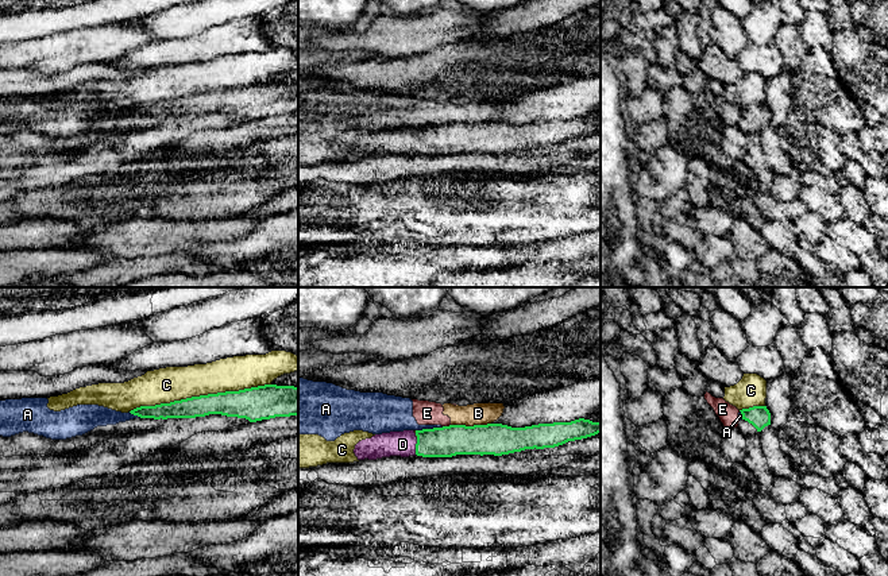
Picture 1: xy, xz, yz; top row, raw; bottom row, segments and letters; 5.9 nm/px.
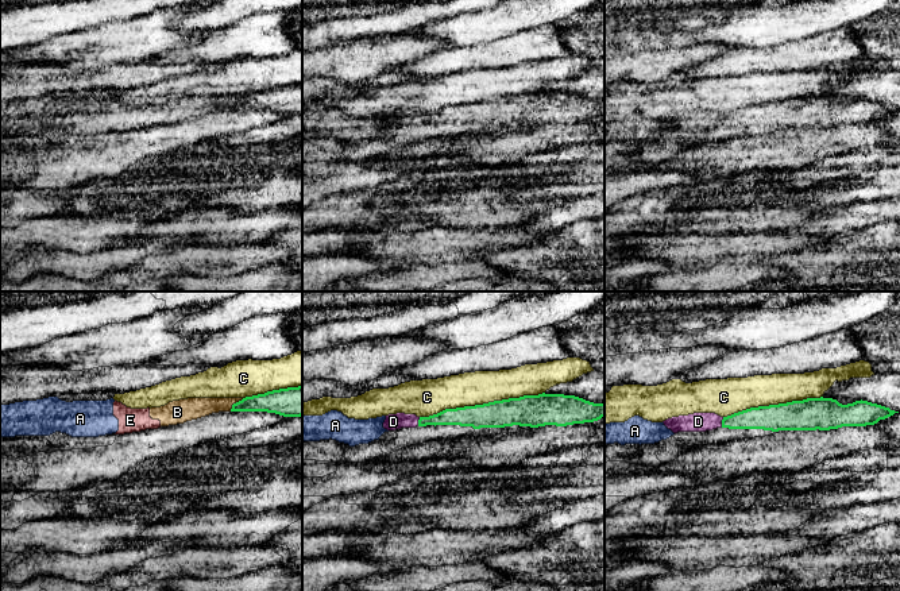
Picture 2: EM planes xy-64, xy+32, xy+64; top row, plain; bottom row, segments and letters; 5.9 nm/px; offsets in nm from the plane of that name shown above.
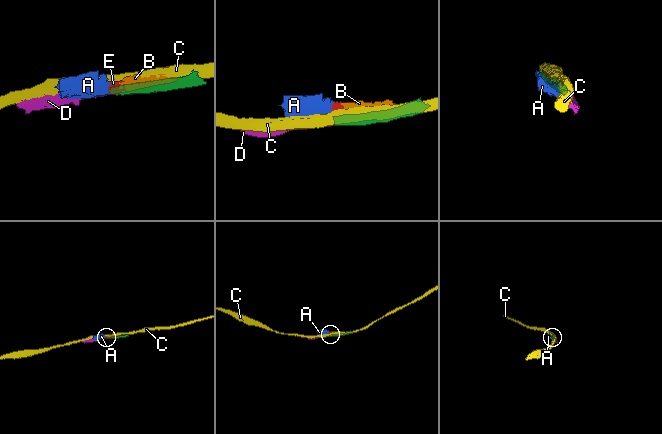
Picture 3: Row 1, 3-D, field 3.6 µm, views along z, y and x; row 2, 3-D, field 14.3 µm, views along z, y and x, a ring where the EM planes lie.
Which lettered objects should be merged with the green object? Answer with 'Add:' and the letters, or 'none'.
Add: D

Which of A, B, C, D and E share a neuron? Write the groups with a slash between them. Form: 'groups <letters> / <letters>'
groups A / B E / C / D

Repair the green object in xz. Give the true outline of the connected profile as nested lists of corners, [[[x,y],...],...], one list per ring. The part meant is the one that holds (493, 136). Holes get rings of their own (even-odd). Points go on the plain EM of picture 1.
[[[579,116],[571,120],[538,121],[525,125],[511,125],[502,121],[487,123],[449,123],[443,125],[404,128],[375,132],[359,139],[354,151],[358,158],[377,158],[390,154],[422,154],[422,155],[452,155],[456,152],[494,152],[502,154],[525,147],[544,147],[563,143],[568,139],[582,138],[601,131],[601,120]]]

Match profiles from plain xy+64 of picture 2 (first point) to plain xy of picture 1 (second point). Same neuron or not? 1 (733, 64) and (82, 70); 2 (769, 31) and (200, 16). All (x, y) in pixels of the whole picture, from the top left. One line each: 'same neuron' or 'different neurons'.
1: different neurons
2: same neuron

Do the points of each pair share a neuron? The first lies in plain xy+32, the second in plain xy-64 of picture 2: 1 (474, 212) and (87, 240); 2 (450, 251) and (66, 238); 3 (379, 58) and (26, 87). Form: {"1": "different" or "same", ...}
{"1": "different", "2": "different", "3": "different"}

